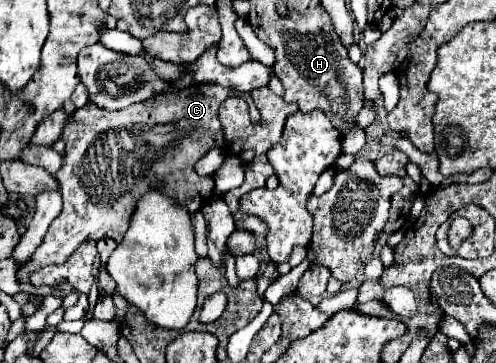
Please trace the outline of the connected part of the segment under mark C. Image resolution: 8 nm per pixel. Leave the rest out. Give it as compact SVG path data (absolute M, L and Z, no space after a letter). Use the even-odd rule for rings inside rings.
M190 85L178 93L160 93L118 111L106 111L96 103L76 109L64 125L62 139L66 141L66 155L62 171L56 173L64 207L50 223L42 247L38 247L38 253L30 259L30 267L26 267L26 275L22 275L20 281L28 281L30 271L38 267L66 261L78 243L86 239L100 241L110 237L120 243L130 227L136 203L146 189L174 199L186 207L190 215L200 211L212 199L214 177L198 175L194 165L208 149L220 143L223 148L228 145L222 137L218 107L232 95L242 93L218 85ZM158 131L164 131L164 135ZM162 139L164 145L156 145L162 143Z

